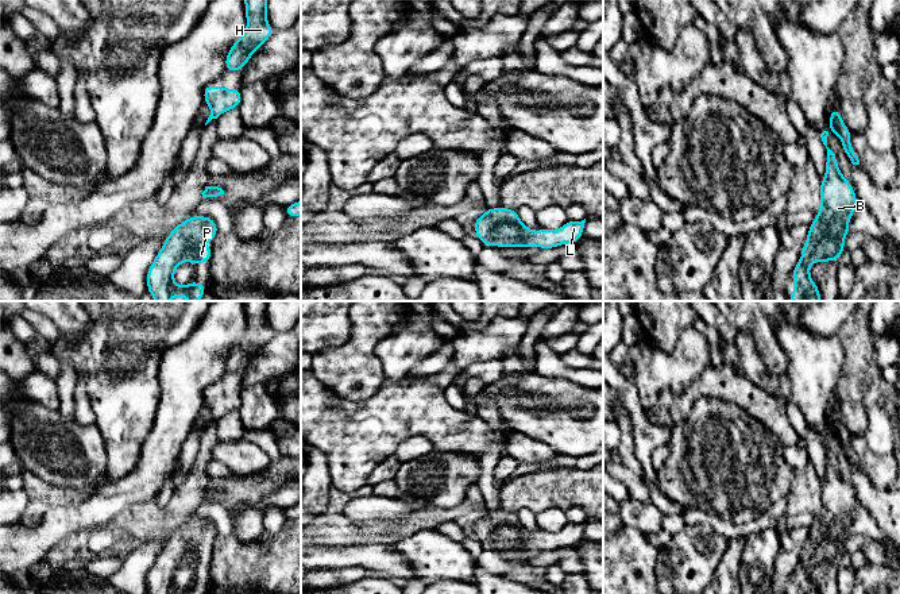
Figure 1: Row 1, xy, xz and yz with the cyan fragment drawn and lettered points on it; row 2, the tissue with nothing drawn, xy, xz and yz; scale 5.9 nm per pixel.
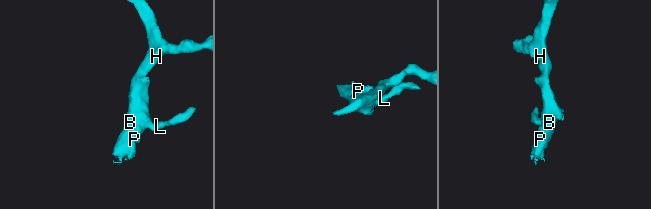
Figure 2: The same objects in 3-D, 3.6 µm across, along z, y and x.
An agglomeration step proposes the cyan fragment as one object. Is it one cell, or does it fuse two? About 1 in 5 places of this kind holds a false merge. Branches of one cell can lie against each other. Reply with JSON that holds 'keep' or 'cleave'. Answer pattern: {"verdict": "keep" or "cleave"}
{"verdict": "keep"}

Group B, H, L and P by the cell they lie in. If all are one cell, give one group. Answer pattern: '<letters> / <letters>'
B H L P

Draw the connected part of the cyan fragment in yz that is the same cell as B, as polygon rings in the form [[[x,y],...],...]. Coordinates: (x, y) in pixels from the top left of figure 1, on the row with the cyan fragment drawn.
[[[823,131],[823,132],[820,134],[822,142],[823,142],[823,144],[824,144],[826,148],[827,148],[827,157],[826,157],[826,174],[824,174],[824,178],[820,181],[820,207],[819,207],[819,213],[818,213],[818,216],[814,219],[814,221],[811,223],[811,225],[810,225],[810,228],[808,228],[808,235],[807,235],[807,240],[806,240],[806,243],[804,243],[804,246],[803,246],[803,250],[801,250],[801,256],[800,256],[800,259],[799,259],[797,265],[795,266],[793,273],[792,273],[792,275],[791,275],[791,277],[793,278],[795,286],[793,286],[793,289],[792,289],[792,294],[793,294],[793,296],[792,296],[788,301],[822,301],[822,297],[820,297],[820,293],[819,293],[819,288],[818,288],[818,285],[812,281],[812,278],[811,278],[811,275],[810,275],[810,267],[811,267],[811,265],[812,265],[814,262],[831,262],[831,261],[835,262],[835,261],[839,259],[839,256],[841,256],[842,252],[845,251],[845,244],[843,244],[845,238],[847,236],[847,234],[849,234],[849,231],[850,231],[850,228],[849,228],[849,221],[850,221],[850,219],[853,217],[853,212],[854,212],[854,209],[855,209],[855,207],[857,207],[857,204],[858,204],[858,200],[857,200],[857,196],[855,196],[855,193],[854,193],[853,185],[842,176],[842,173],[841,173],[841,170],[839,170],[839,166],[838,166],[838,163],[837,163],[835,154],[827,147],[827,136],[828,136],[828,131]]]

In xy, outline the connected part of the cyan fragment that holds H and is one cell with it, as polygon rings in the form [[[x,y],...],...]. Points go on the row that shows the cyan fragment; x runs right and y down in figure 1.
[[[244,0],[247,27],[225,57],[225,72],[244,69],[252,54],[274,34],[267,22],[267,0]]]

